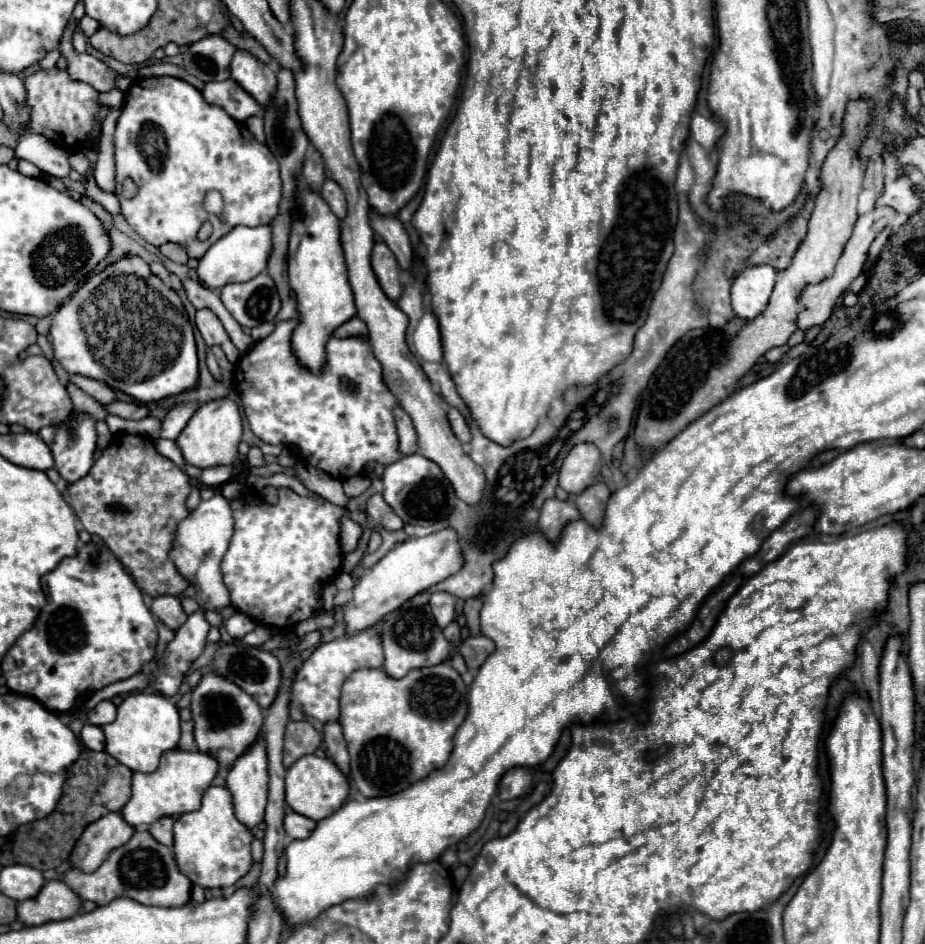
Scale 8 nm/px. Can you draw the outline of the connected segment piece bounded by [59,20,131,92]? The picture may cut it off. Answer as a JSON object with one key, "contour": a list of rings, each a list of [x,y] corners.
{"contour":[[[75,20],[69,22],[69,26],[65,28],[65,34],[61,38],[59,50],[67,60],[67,74],[71,80],[79,80],[79,82],[87,82],[91,84],[95,90],[99,92],[109,92],[111,88],[119,88],[119,90],[127,90],[131,80],[123,78],[123,80],[115,80],[117,72],[109,70],[101,60],[93,58],[87,52],[77,52],[71,44],[71,26],[77,26]]]}

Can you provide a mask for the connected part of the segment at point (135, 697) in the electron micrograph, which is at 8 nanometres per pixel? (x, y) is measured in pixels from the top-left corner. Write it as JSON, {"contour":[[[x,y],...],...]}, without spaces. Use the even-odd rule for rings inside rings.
{"contour":[[[131,694],[117,708],[115,722],[103,726],[105,750],[133,772],[155,772],[163,752],[177,748],[179,742],[179,710],[161,694]]]}

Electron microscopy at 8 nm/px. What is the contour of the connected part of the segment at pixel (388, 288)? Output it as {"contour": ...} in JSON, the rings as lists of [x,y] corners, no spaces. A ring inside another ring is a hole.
{"contour":[[[377,242],[373,246],[373,254],[371,254],[371,264],[373,264],[373,270],[375,270],[375,276],[383,288],[383,292],[391,298],[391,300],[397,300],[403,292],[403,286],[401,286],[401,280],[399,280],[399,264],[393,256],[393,252],[389,252],[387,244],[385,242]]]}

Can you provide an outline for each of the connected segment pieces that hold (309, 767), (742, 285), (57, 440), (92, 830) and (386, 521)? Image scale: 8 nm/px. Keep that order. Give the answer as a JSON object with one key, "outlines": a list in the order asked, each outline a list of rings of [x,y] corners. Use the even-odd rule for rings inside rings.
{"outlines":[[[[315,754],[301,756],[291,768],[287,768],[285,776],[285,802],[293,808],[293,812],[307,816],[315,822],[329,816],[329,812],[335,812],[349,794],[349,780],[341,774],[341,770],[329,760],[319,758]]],[[[749,266],[737,274],[731,286],[731,304],[739,318],[753,320],[769,304],[779,270],[775,266]]],[[[71,414],[65,422],[57,426],[45,426],[39,430],[43,442],[49,446],[53,458],[55,458],[55,470],[59,476],[67,482],[73,484],[79,478],[83,478],[89,468],[93,466],[93,452],[95,452],[95,442],[97,442],[97,432],[95,432],[95,420],[87,414]]],[[[111,812],[101,820],[95,820],[85,828],[77,840],[69,860],[71,866],[81,872],[95,872],[109,856],[113,848],[119,848],[133,836],[133,828],[121,818],[119,812]]],[[[373,494],[367,500],[365,512],[367,512],[367,516],[373,520],[373,524],[377,528],[383,528],[387,532],[393,532],[393,530],[401,530],[403,528],[403,520],[385,504],[385,500],[381,498],[381,494]]]]}

